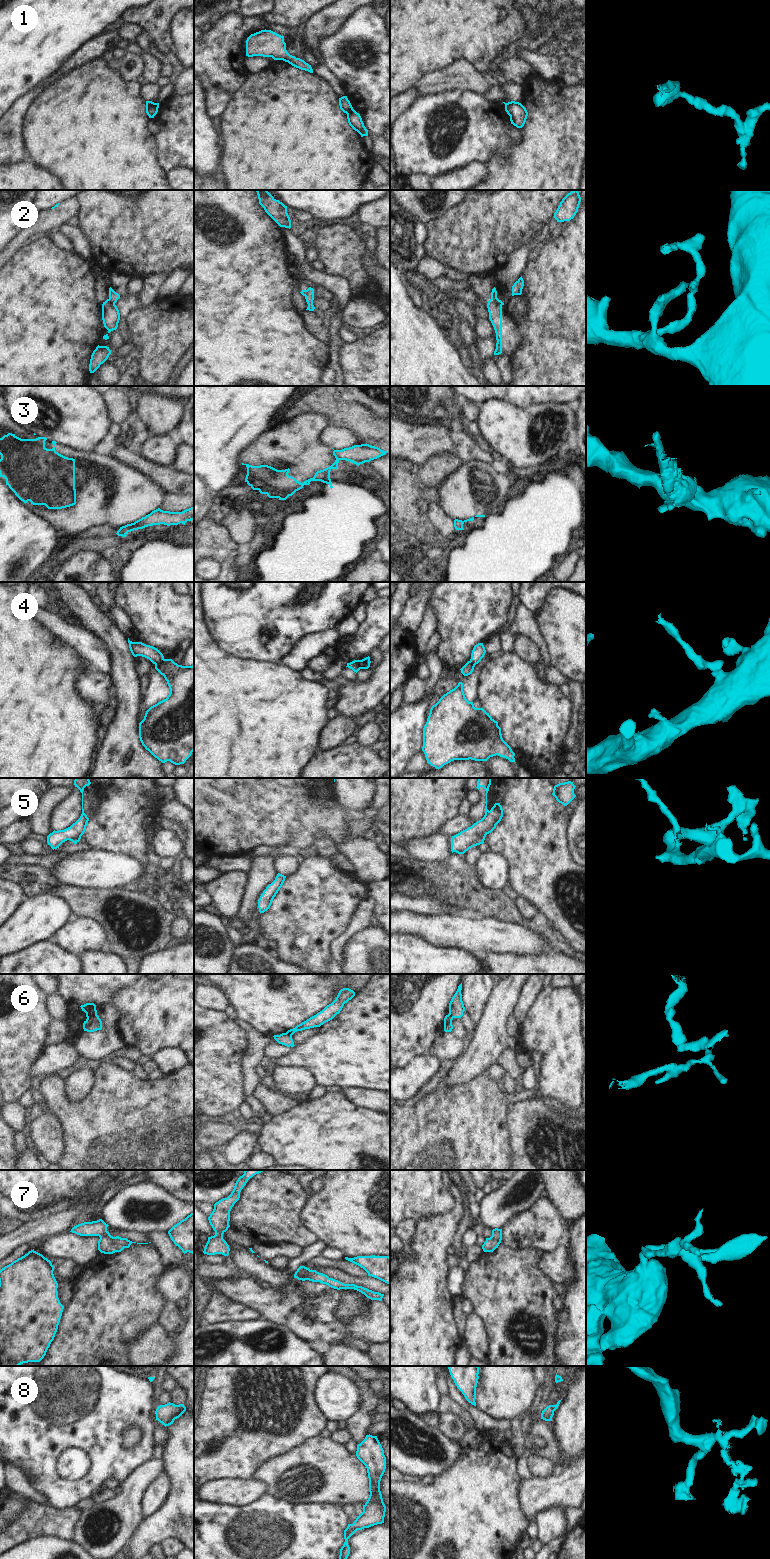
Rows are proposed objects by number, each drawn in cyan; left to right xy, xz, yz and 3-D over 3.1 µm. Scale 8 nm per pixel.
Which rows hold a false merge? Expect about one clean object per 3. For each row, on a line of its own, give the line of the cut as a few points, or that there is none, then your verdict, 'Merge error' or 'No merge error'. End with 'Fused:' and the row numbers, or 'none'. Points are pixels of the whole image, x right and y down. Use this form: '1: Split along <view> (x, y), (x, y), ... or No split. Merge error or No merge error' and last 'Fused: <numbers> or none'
1: Split along xz (353, 109), (347, 114). Merge error
2: Split along yz (491, 298), (501, 305). Merge error
3: Split along xz (336, 455), (339, 459). Merge error
4: Split along xy (164, 659), (154, 663). Merge error
5: Split along yz (488, 810), (485, 814). Merge error
6: Split along xy (96, 1013), (87, 1018). Merge error
7: Split along xz (316, 1271), (311, 1271), (306, 1279). Merge error
8: No split. No merge error
Fused: 1, 2, 3, 4, 5, 6, 7.

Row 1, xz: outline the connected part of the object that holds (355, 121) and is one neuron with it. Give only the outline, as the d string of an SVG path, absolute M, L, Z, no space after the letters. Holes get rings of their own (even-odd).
M353 110L349 114L347 114L347 119L348 119L349 125L355 131L357 131L361 135L361 137L368 136L368 130L364 126L364 123L359 113Z

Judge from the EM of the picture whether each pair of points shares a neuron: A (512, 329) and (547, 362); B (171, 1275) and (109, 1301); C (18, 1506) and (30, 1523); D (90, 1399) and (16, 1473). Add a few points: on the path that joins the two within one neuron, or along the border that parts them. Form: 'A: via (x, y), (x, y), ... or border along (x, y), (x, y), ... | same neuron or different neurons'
A: border along (512, 315), (520, 332), (521, 343), (510, 355) | different neurons
B: border along (168, 1266), (155, 1283), (156, 1288), (164, 1299) | different neurons
C: border along (32, 1500), (29, 1507), (10, 1524) | different neurons
D: border along (10, 1461), (22, 1470) | different neurons

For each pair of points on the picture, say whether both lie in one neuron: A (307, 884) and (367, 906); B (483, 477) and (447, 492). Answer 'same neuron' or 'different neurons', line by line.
A: different neurons
B: same neuron

